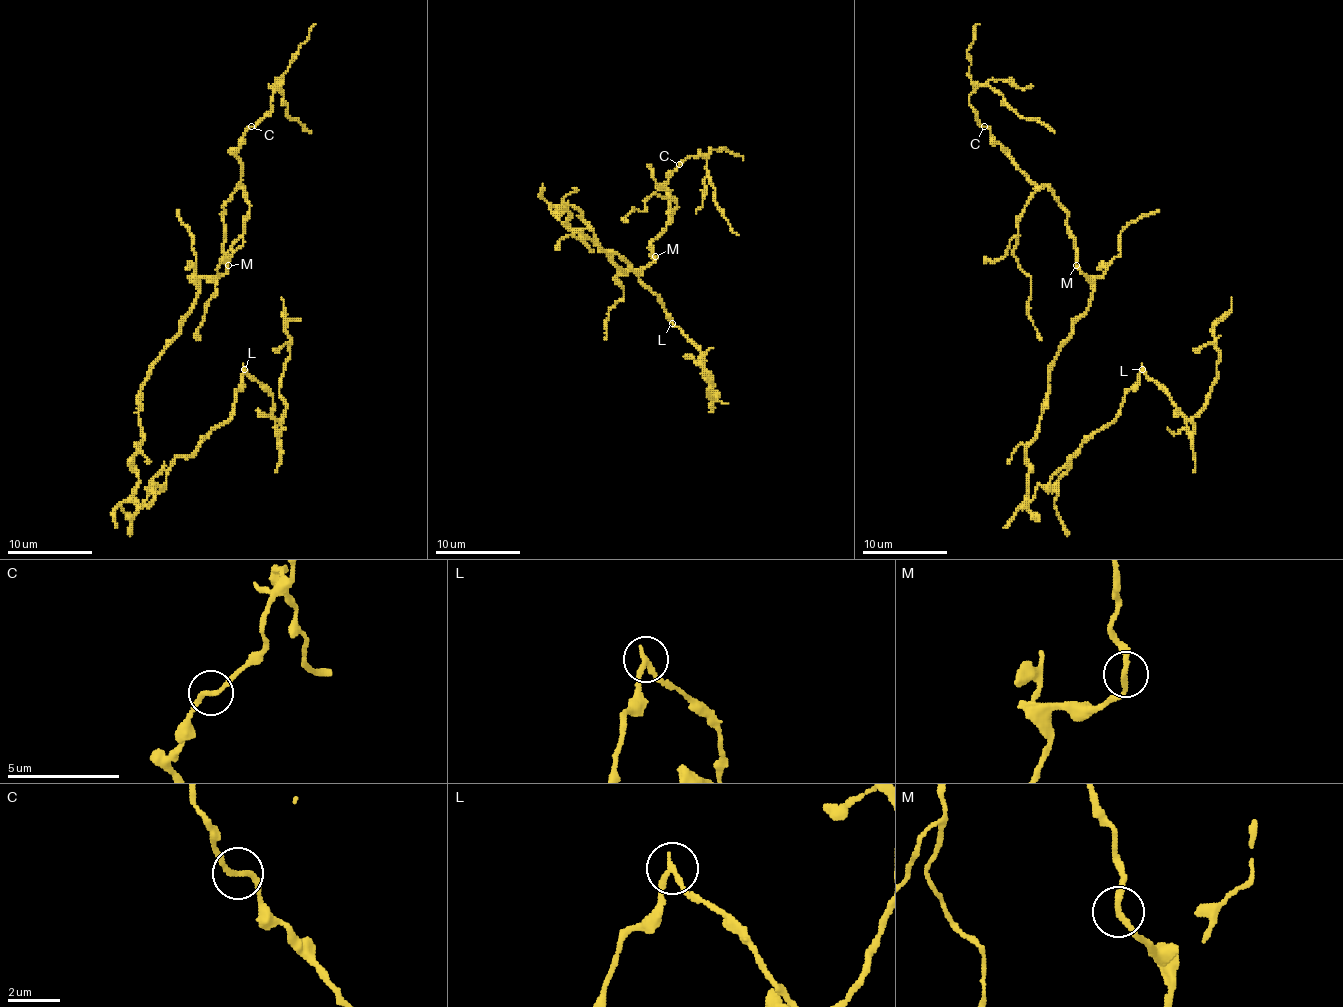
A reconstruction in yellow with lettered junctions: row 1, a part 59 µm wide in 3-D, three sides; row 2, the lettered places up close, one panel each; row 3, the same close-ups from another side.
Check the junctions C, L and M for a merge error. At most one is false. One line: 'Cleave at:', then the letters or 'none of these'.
Cleave at: L

